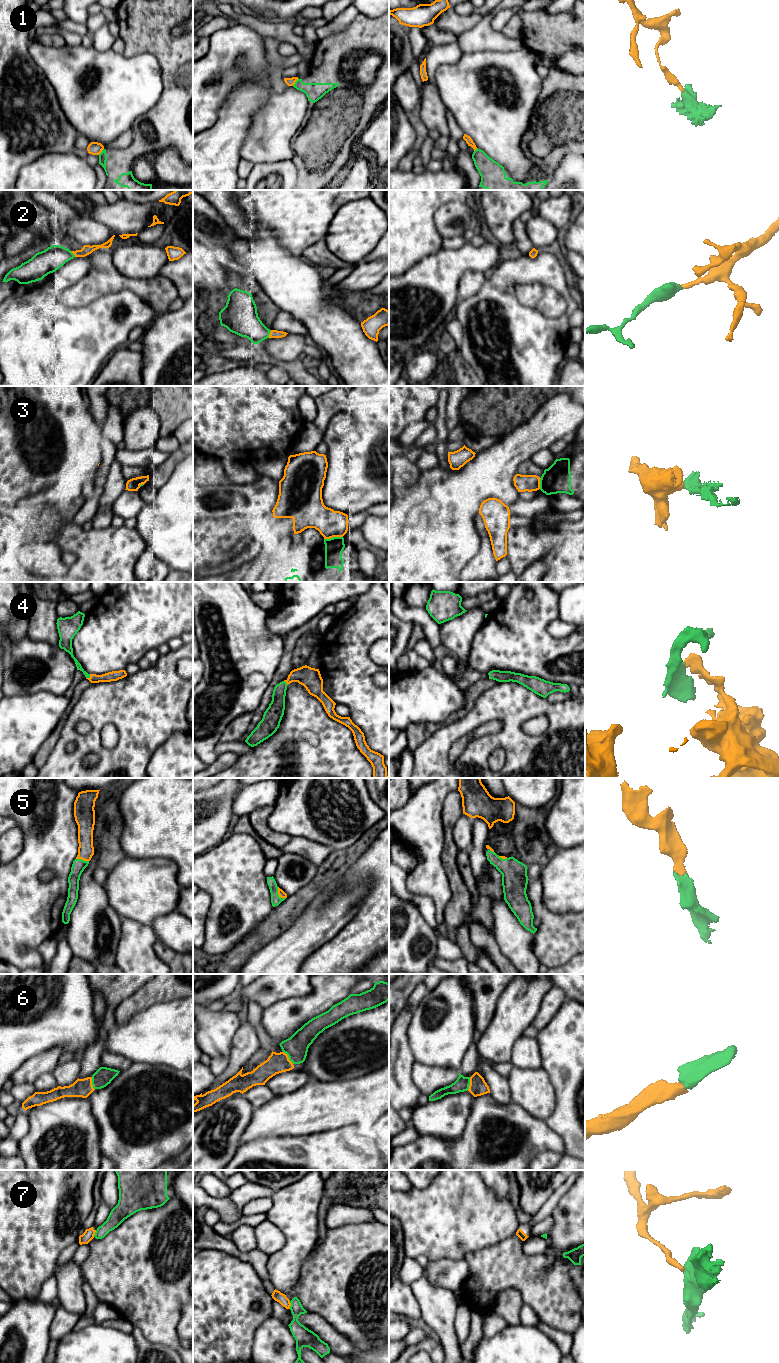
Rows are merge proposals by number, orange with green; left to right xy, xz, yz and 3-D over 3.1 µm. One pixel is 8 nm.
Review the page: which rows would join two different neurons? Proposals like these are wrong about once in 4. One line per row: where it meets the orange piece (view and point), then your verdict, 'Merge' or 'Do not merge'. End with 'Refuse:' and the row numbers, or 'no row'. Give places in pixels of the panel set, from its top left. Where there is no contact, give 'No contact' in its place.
1: Touches orange at xz (295, 81). Do not merge
2: Touches orange at xz (270, 334). Merge
3: Touches orange at xz (333, 536). Do not merge
4: Touches orange at xy (88, 678). Merge
5: Touches orange at xz (278, 894). Merge
6: Touches orange at xz (288, 1057). Merge
7: Touches orange at xz (290, 1305). Do not merge
Refuse: 1, 3, 7

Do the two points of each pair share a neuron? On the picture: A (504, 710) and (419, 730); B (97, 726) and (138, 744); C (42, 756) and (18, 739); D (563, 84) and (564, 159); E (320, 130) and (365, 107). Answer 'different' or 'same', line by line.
A: different
B: same
C: different
D: different
E: same

